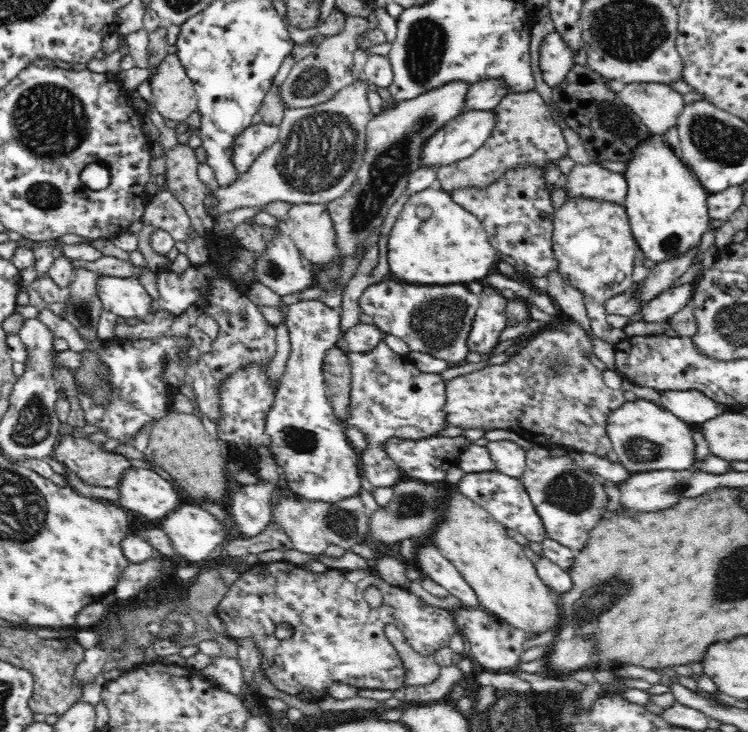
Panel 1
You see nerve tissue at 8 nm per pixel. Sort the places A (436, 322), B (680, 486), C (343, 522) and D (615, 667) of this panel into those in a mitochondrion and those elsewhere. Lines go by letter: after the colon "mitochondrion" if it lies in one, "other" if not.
A: mitochondrion
B: mitochondrion
C: mitochondrion
D: other

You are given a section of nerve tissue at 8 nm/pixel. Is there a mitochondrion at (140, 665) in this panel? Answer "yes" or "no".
no

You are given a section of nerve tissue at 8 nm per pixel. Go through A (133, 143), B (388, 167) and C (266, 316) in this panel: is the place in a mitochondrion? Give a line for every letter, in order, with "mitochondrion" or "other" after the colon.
A: other
B: mitochondrion
C: other

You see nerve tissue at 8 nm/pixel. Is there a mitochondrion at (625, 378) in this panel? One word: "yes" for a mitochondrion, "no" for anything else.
no

